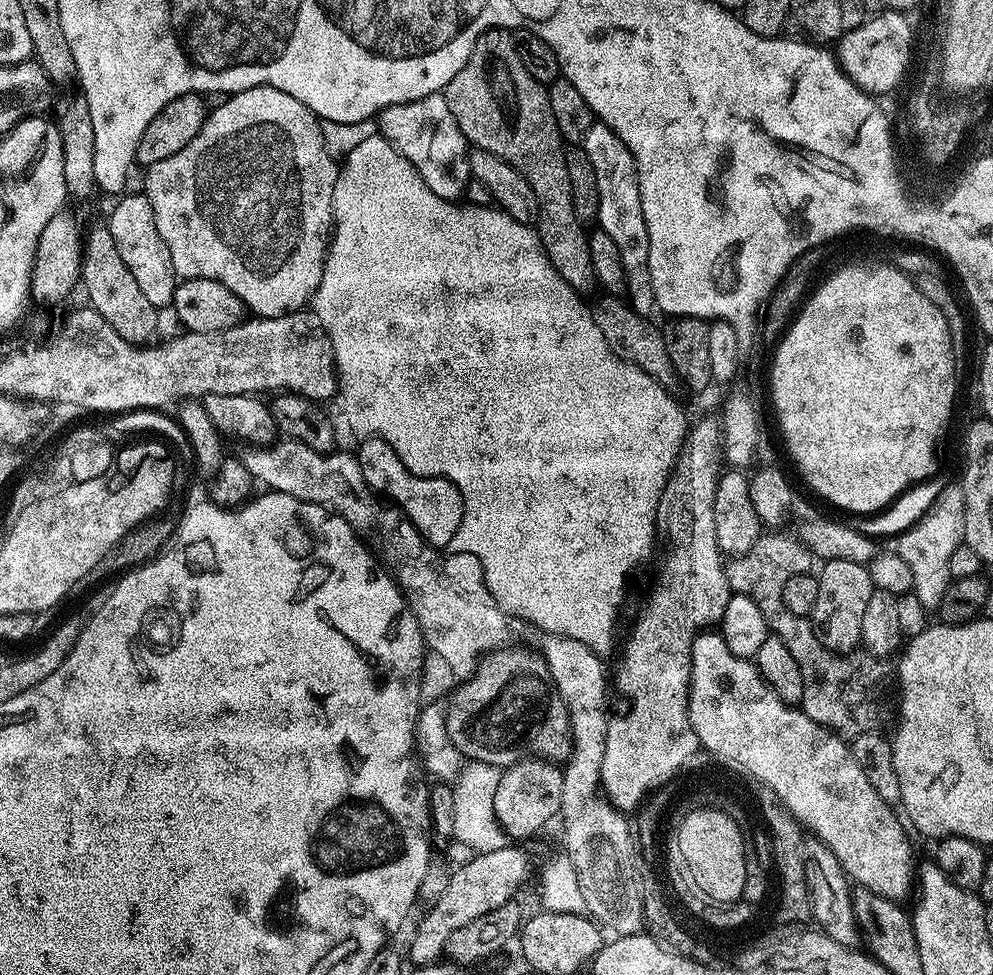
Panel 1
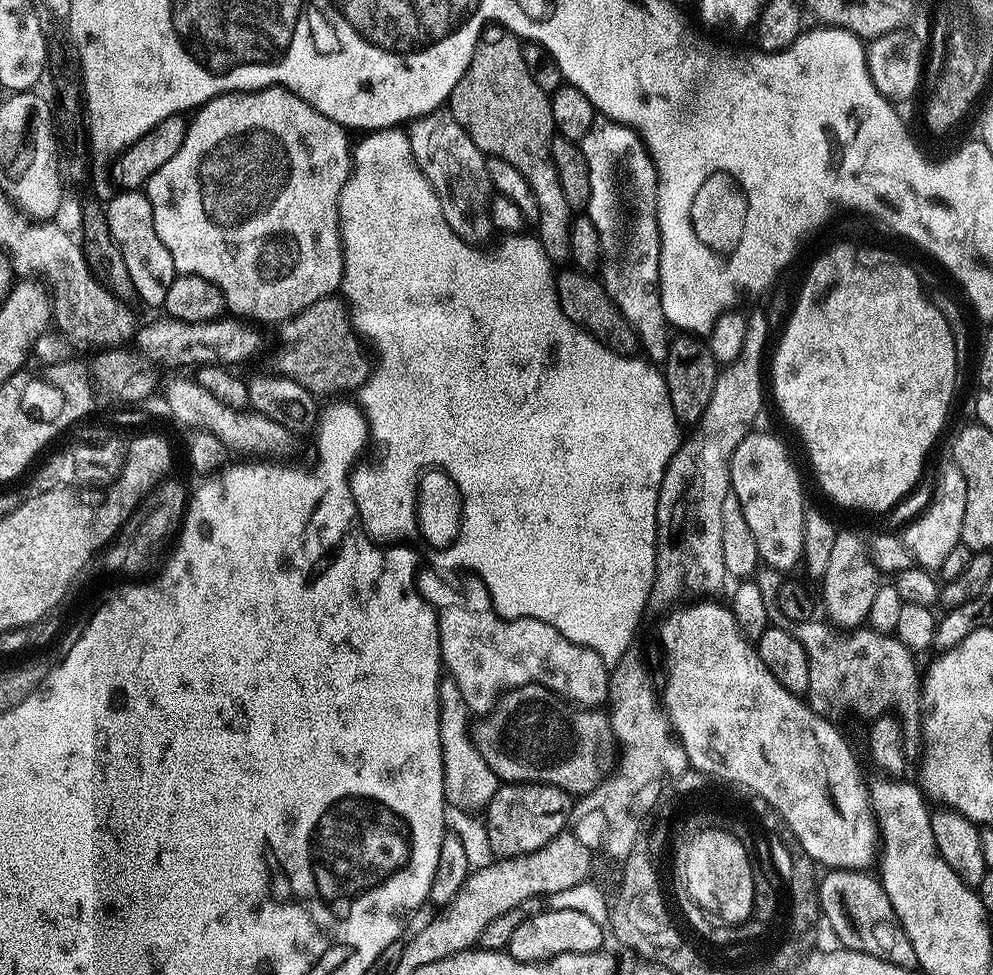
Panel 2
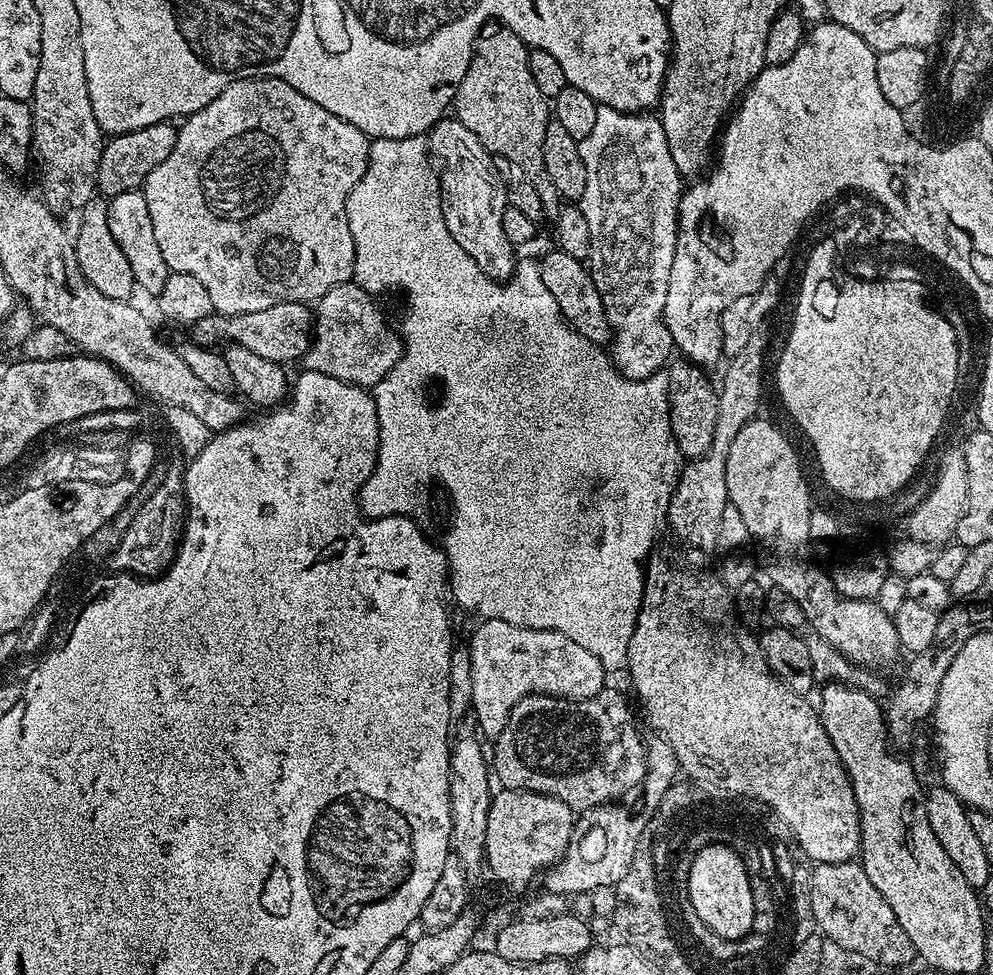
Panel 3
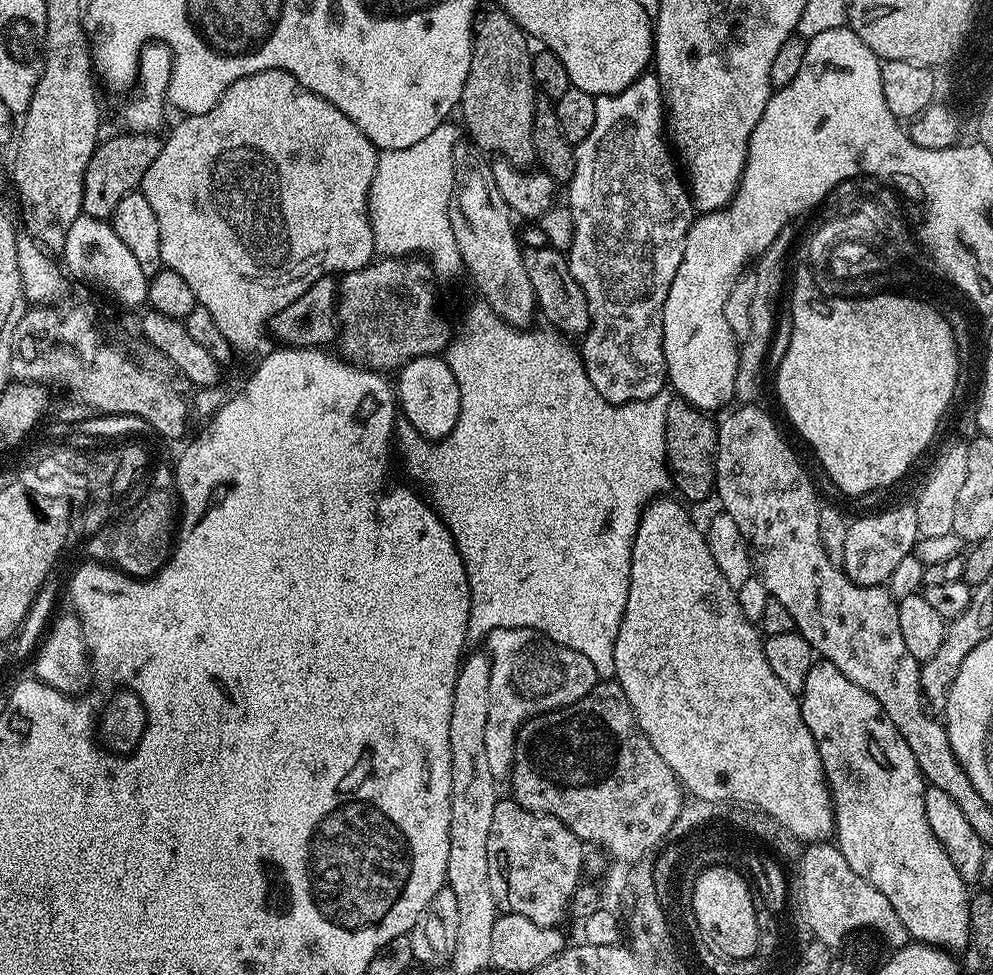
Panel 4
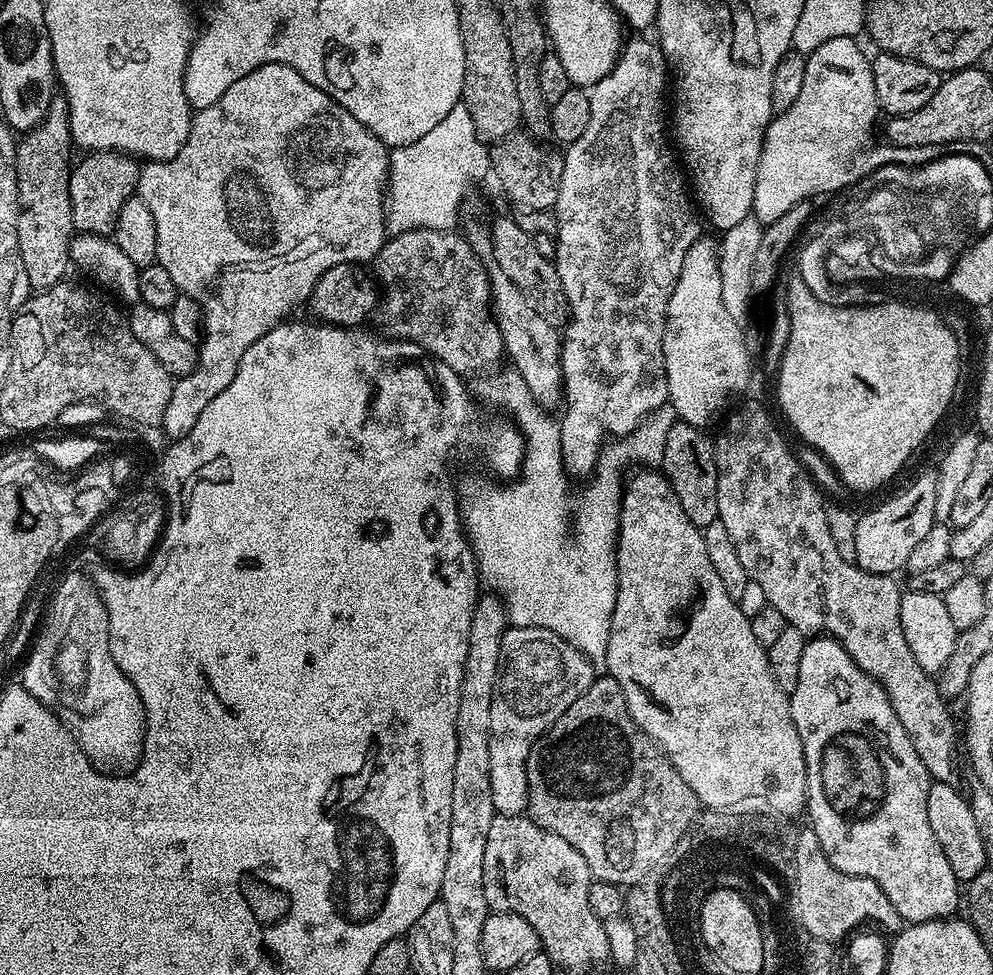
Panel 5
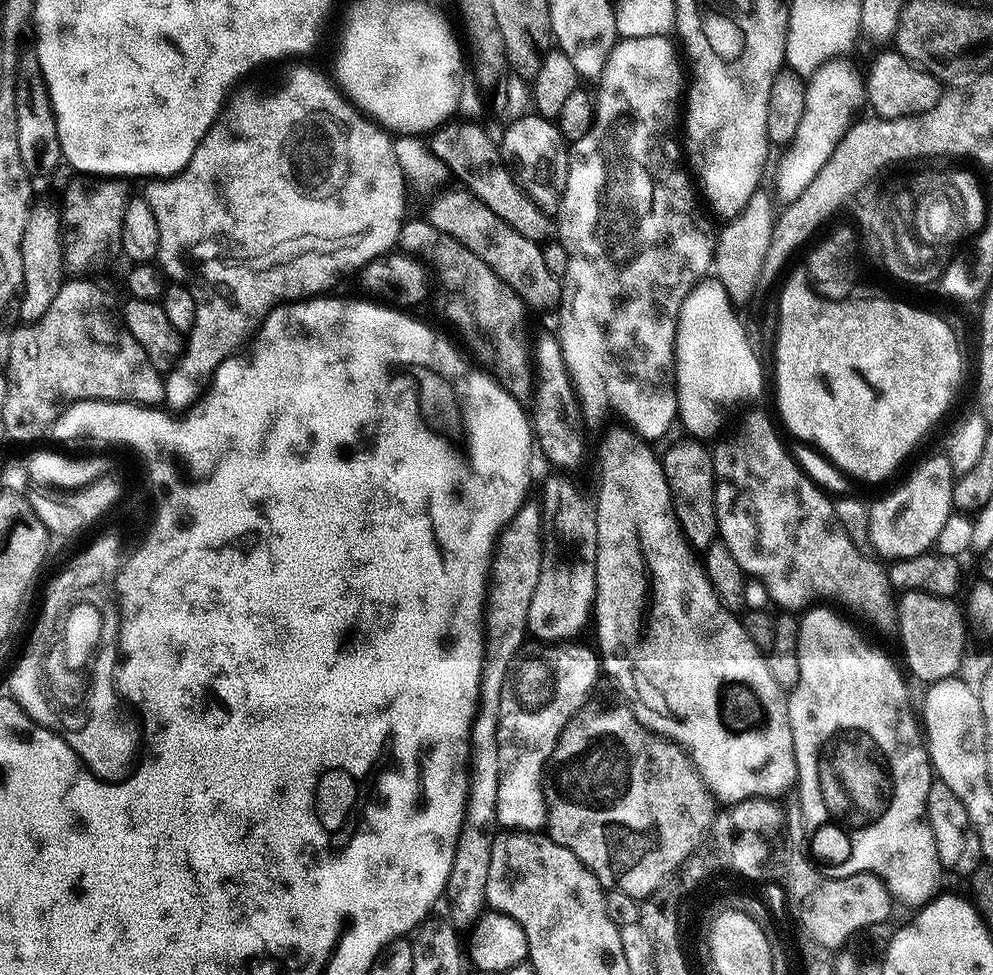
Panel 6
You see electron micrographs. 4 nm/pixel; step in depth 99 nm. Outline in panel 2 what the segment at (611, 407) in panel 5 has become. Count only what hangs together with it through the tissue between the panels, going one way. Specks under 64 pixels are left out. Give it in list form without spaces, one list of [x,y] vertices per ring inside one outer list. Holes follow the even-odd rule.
[[[607,118],[597,119],[586,138],[578,143],[582,154],[586,154],[586,166],[590,166],[590,202],[586,214],[594,226],[598,226],[598,238],[602,242],[604,290],[636,331],[642,348],[649,352],[647,355],[653,361],[663,362],[668,356],[670,325],[660,305],[660,231],[656,217],[656,168],[652,165],[652,156],[635,130]]]

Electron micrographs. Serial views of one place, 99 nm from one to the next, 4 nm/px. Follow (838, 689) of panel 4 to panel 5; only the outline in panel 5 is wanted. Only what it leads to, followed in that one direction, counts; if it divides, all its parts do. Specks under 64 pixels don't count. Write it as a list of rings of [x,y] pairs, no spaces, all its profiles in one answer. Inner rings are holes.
[[[821,634],[804,645],[798,686],[794,686],[788,705],[806,758],[806,816],[812,819],[810,831],[818,838],[829,862],[846,874],[878,882],[882,894],[898,910],[901,921],[921,924],[951,917],[955,913],[952,911],[961,907],[962,884],[954,870],[950,870],[950,862],[946,862],[934,830],[930,830],[926,794],[933,781],[902,722],[898,722],[886,690],[856,665],[839,642]]]

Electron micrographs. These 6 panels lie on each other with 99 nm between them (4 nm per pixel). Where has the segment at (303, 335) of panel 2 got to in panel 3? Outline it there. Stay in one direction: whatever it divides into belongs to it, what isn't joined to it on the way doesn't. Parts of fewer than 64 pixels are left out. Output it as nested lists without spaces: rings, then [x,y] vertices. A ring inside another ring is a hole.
[[[355,282],[334,286],[318,301],[314,308],[314,331],[312,344],[308,347],[302,361],[303,367],[310,372],[321,372],[330,378],[338,378],[347,384],[357,384],[359,388],[373,389],[398,362],[404,353],[404,342],[395,327],[388,325],[384,312],[375,304],[373,293],[362,290]]]

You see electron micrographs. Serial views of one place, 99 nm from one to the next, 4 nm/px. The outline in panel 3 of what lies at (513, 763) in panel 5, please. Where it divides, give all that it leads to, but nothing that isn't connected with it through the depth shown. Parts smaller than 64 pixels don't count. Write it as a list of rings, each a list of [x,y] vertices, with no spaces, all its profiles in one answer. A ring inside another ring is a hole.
[[[480,620],[472,632],[472,641],[468,644],[466,655],[470,662],[470,705],[471,715],[476,715],[476,724],[488,735],[495,738],[510,714],[510,710],[522,696],[529,694],[562,694],[563,699],[570,701],[589,700],[606,687],[606,673],[602,662],[590,654],[590,650],[578,646],[566,638],[566,634],[558,634],[550,630],[534,630],[519,628],[510,622],[501,620]]]

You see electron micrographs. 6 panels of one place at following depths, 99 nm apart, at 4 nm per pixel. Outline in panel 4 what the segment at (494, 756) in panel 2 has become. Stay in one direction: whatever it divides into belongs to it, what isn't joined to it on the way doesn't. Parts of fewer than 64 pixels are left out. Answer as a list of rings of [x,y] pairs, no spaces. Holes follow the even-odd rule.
[[[615,679],[600,680],[582,699],[566,708],[557,708],[554,712],[543,712],[540,716],[524,721],[524,725],[516,730],[516,745],[514,746],[514,758],[510,773],[511,784],[511,799],[515,800],[517,804],[521,804],[526,810],[538,812],[541,816],[558,818],[558,822],[565,824],[579,840],[592,846],[603,841],[616,855],[625,859],[634,859],[637,863],[649,855],[651,845],[656,843],[660,836],[671,835],[673,832],[672,818],[676,815],[676,809],[683,804],[686,795],[679,778],[674,774],[674,770],[670,770],[670,766],[666,766],[666,762],[662,762],[662,754],[658,754],[658,750],[654,750],[654,746],[650,746],[646,734],[638,726],[636,716],[632,712],[632,707],[622,690],[622,686],[617,684]]]

